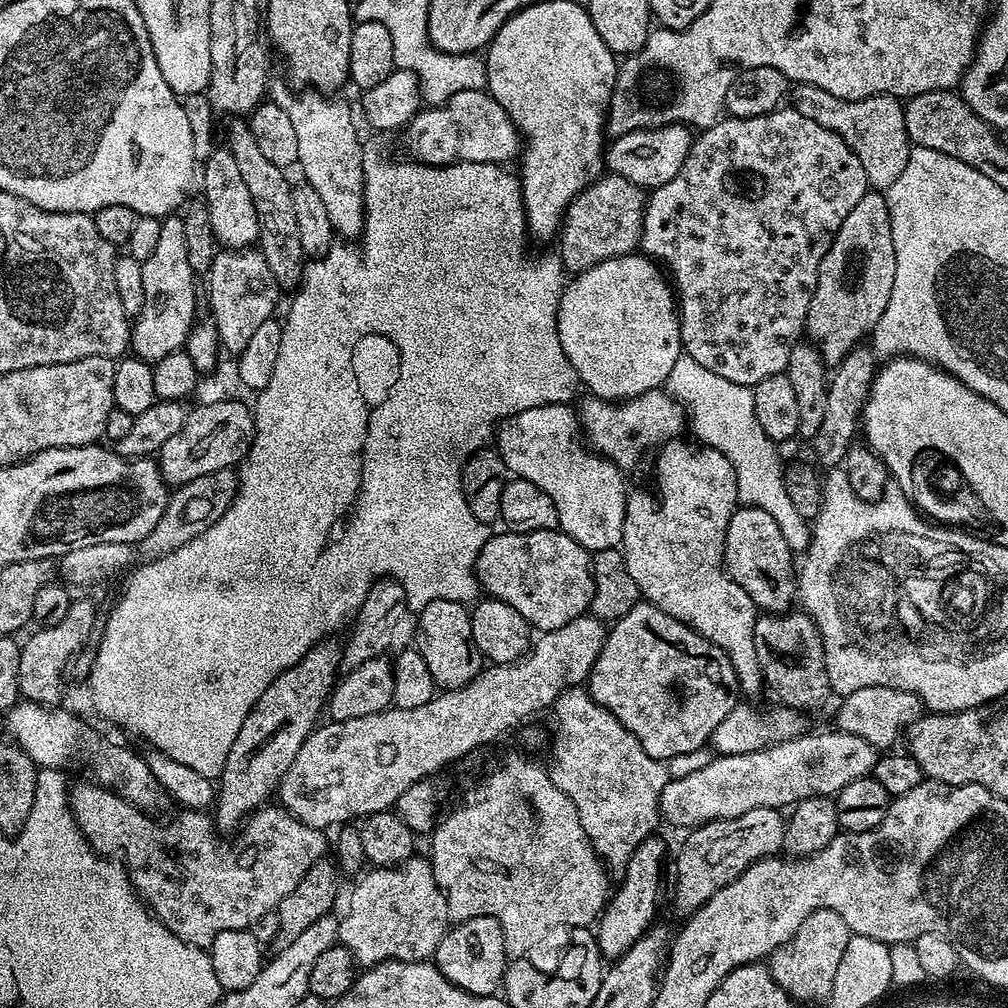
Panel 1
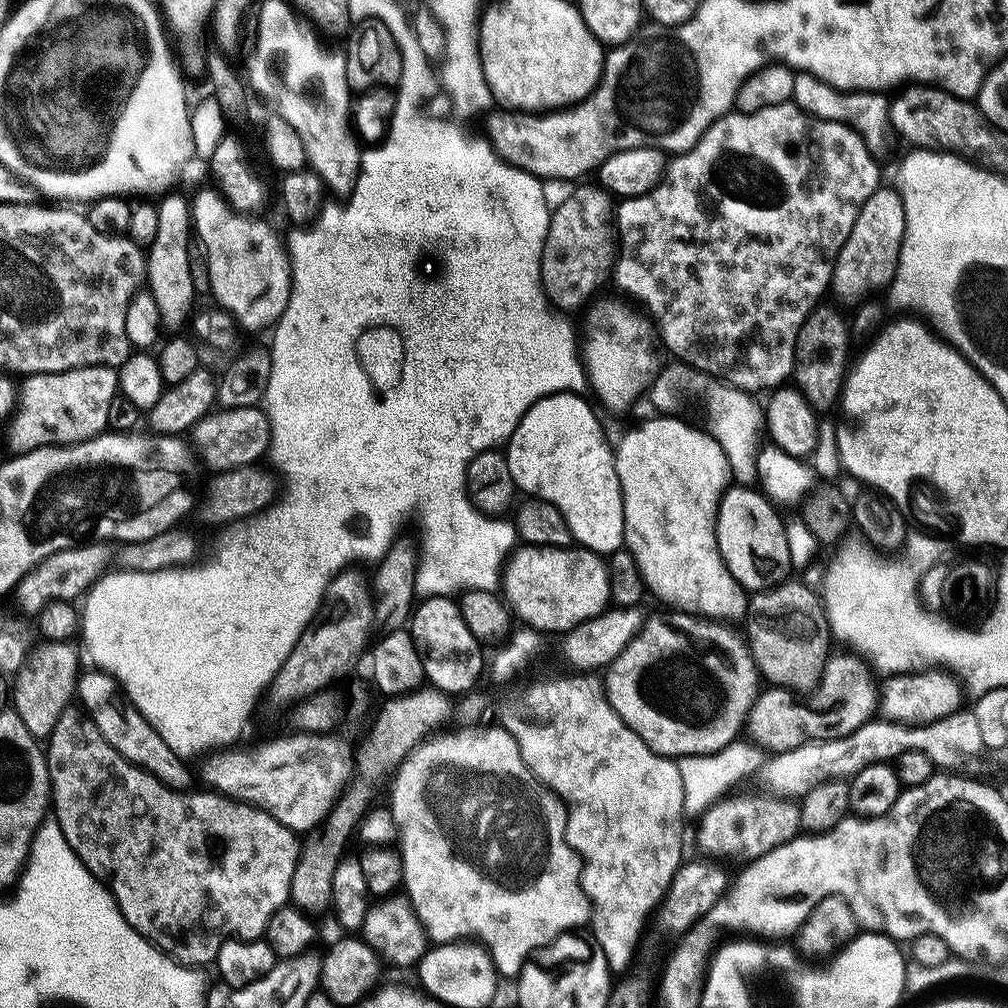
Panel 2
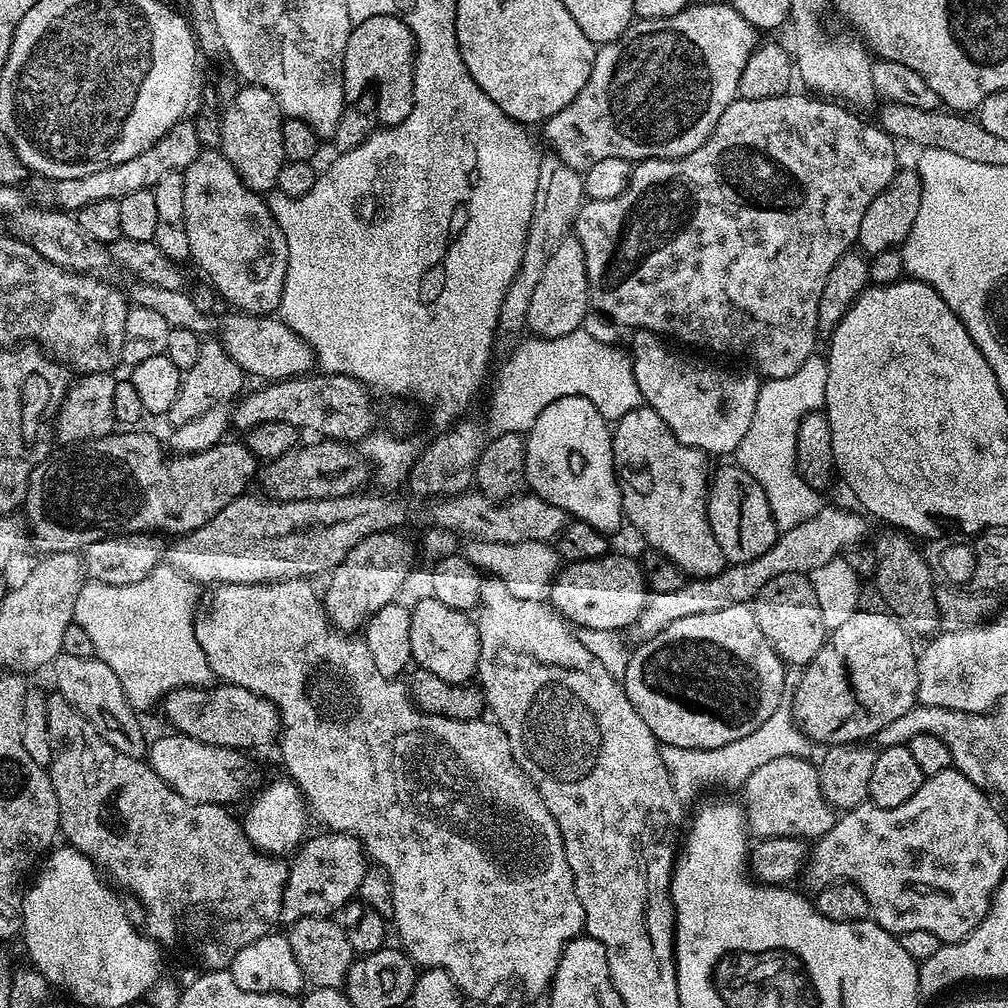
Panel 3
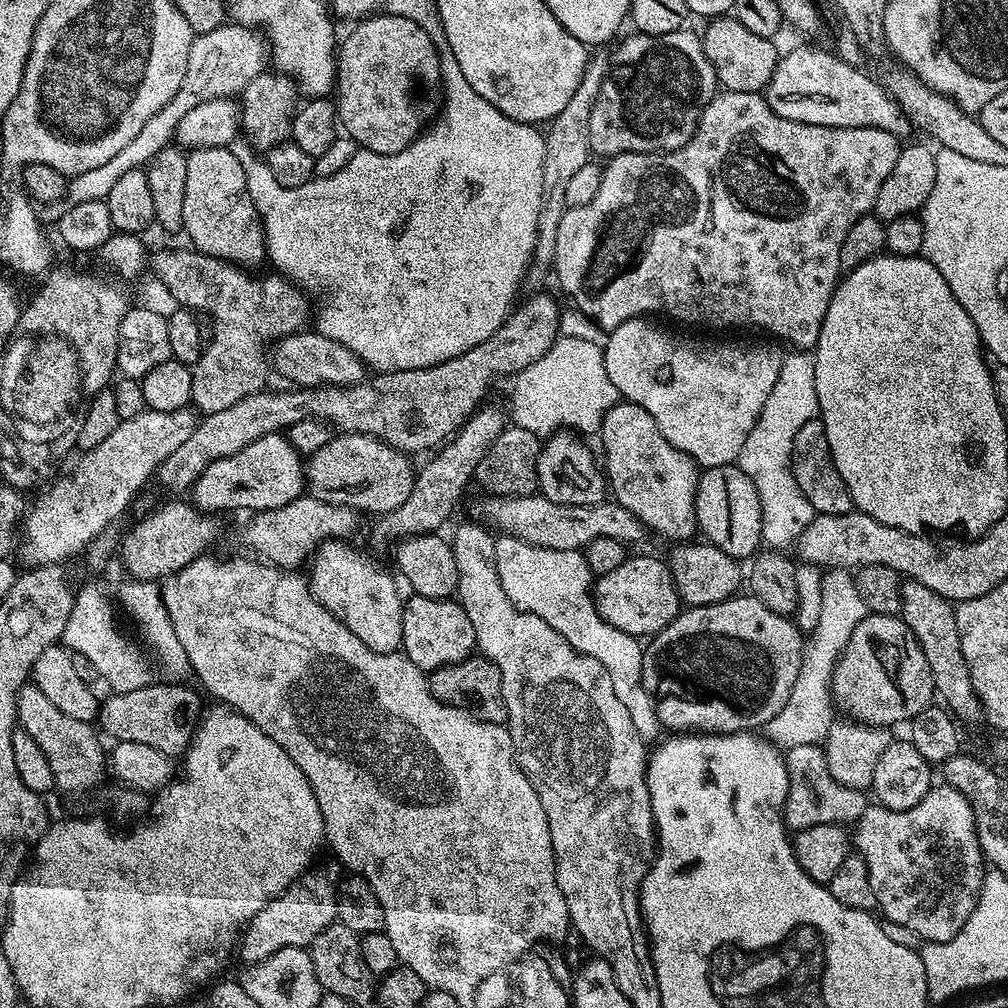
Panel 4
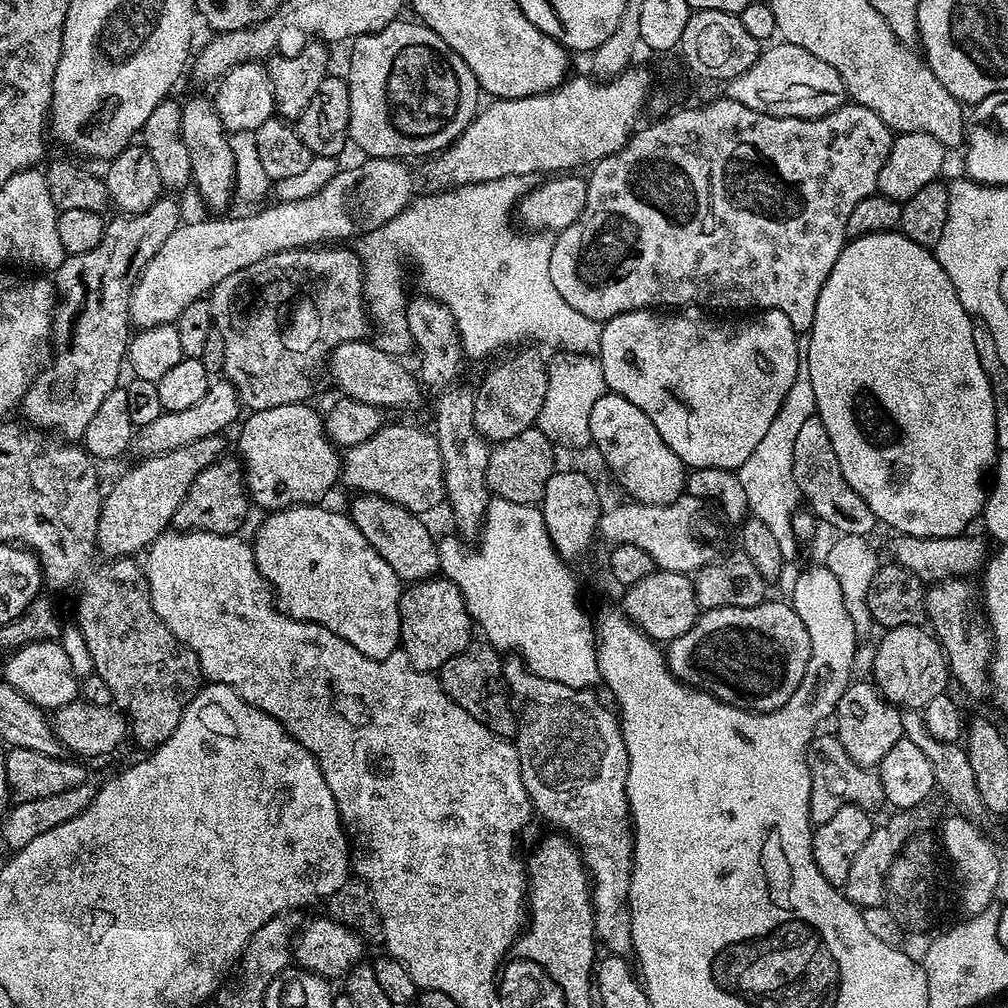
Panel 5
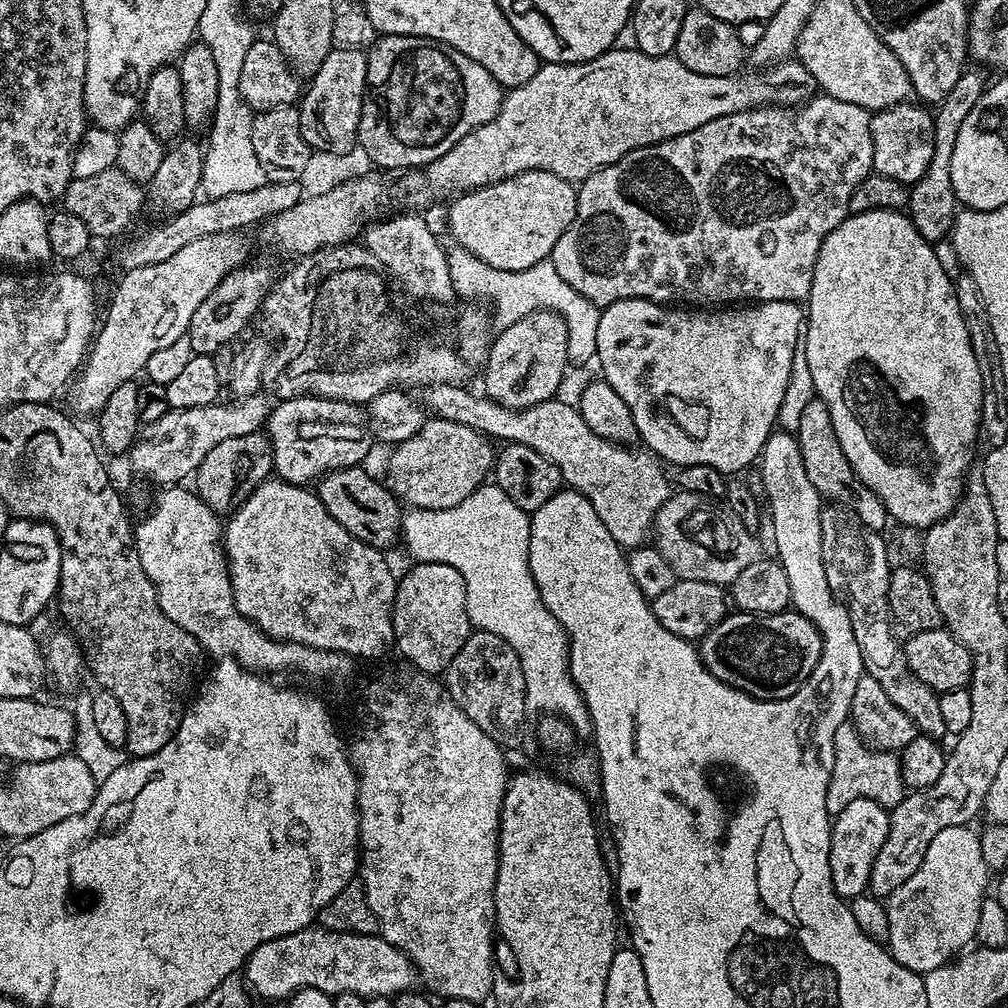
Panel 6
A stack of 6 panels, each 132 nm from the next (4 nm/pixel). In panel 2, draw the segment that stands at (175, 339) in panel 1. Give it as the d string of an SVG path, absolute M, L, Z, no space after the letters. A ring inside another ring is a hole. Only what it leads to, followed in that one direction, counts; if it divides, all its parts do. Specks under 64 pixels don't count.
M172 190L159 197L156 209L158 234L154 242L146 248L148 262L146 288L152 293L154 302L158 302L161 325L165 329L176 328L184 319L184 323L189 319L188 310L192 306L192 300L195 301L198 296L190 280L190 262L194 257L194 252L188 249L188 239L191 241L194 236L192 206L187 195L179 196L176 190Z

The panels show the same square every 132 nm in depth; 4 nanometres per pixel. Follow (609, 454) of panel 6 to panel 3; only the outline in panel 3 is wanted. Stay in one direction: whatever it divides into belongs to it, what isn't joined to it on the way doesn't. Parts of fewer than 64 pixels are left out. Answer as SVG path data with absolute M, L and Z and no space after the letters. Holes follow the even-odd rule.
M133 283L132 296L130 292L130 300L137 308L149 308L155 310L157 314L162 314L162 318L166 318L169 328L177 328L178 330L194 330L194 334L198 334L201 338L207 337L214 333L215 339L219 340L220 345L226 350L226 354L230 354L230 358L234 358L234 362L249 377L257 376L260 382L275 382L278 380L291 380L298 376L311 373L314 368L314 353L304 339L298 334L294 334L294 330L290 330L290 326L286 326L284 321L279 318L273 318L271 315L266 316L250 316L247 314L232 314L236 316L220 316L212 312L203 312L194 306L189 293L184 290L166 290L159 288L156 284Z

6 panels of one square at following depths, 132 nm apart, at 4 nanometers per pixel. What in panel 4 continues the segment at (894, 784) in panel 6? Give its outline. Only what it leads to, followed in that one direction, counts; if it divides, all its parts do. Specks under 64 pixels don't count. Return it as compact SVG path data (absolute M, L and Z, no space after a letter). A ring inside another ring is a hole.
M821 745L794 746L783 753L783 758L788 775L788 793L782 819L784 827L793 833L819 824L855 825L861 814L870 807L869 797L864 792L842 786L842 782L834 782L834 774L830 774L830 766L826 766Z

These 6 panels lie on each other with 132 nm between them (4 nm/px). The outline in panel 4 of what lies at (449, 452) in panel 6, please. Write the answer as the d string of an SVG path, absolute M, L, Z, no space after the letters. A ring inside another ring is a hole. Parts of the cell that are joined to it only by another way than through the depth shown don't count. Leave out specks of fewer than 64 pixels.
M346 432L333 435L322 450L318 450L306 460L306 492L327 504L337 504L355 508L359 513L376 512L383 514L398 510L416 481L416 472L405 453L385 444L383 440Z

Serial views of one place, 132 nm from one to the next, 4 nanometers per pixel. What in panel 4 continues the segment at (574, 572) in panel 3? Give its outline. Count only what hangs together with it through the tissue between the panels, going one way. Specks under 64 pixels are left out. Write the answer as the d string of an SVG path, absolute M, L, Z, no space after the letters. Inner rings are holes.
M636 556L624 560L618 570L594 580L596 612L610 626L637 638L651 638L662 631L682 611L682 601L672 581L667 563L656 556Z

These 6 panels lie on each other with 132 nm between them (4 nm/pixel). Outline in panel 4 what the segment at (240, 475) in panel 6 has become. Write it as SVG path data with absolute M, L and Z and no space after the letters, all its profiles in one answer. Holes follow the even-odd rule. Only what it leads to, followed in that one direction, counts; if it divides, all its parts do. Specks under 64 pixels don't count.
M172 498L169 504L154 509L145 520L138 521L130 532L122 536L118 556L124 559L124 568L129 572L129 577L132 580L163 582L178 570L190 566L190 562L194 562L199 556L205 555L211 549L208 547L216 540L216 520L215 515L200 511L195 503L188 501L187 504L184 498Z

